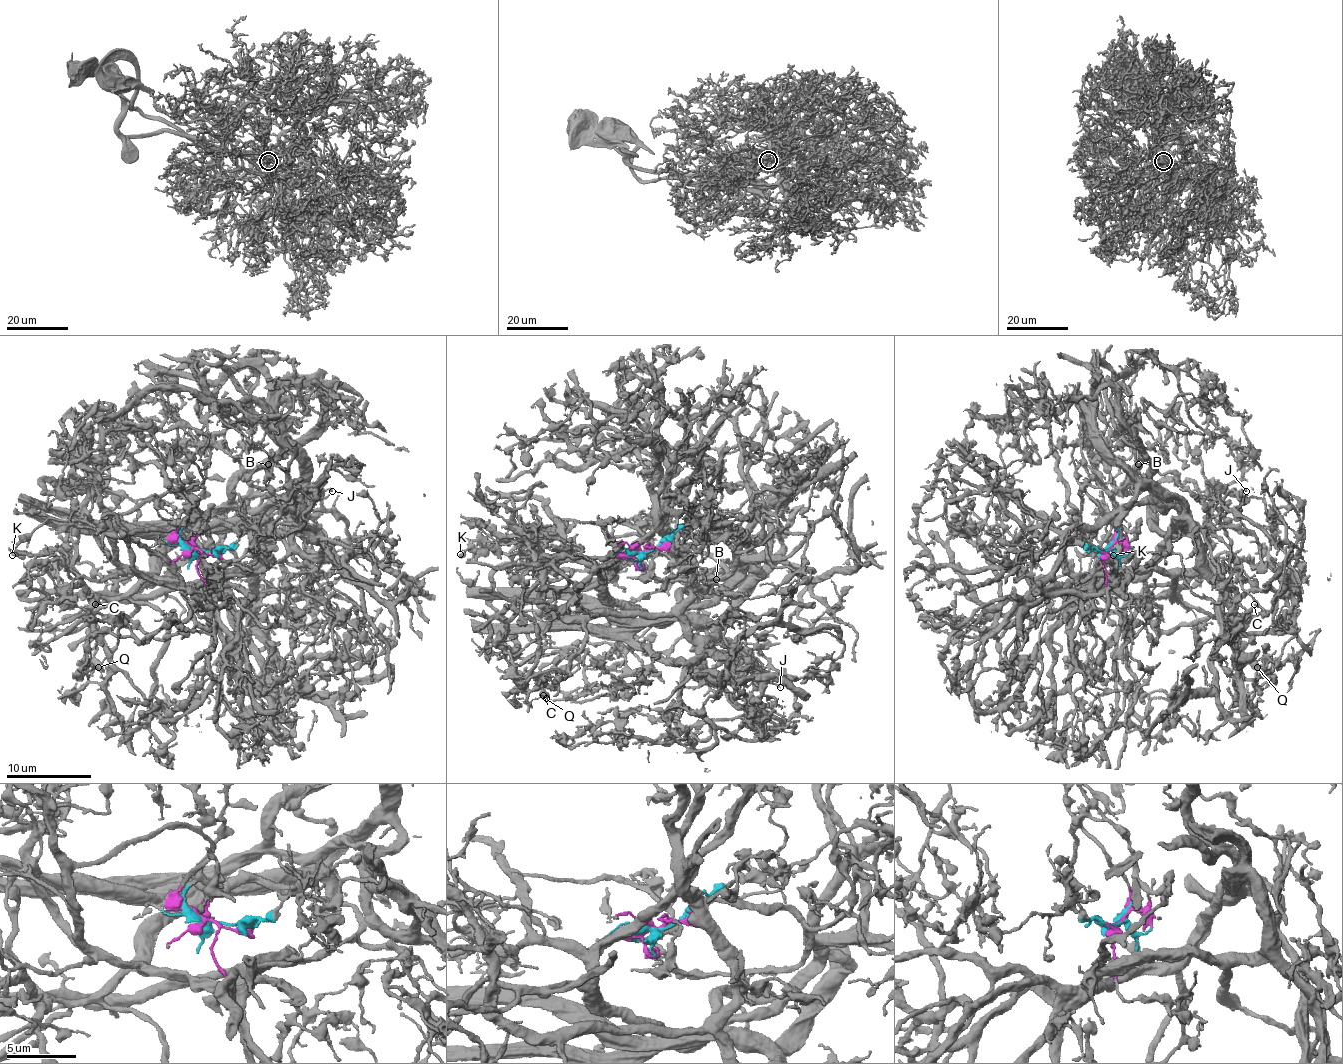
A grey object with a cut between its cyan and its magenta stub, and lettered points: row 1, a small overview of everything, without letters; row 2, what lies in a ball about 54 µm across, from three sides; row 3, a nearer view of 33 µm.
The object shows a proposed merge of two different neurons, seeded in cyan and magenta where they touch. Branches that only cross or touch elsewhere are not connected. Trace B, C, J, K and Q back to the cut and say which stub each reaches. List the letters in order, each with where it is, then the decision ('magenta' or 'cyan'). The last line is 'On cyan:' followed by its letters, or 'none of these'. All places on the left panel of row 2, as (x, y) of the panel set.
B: (268, 464) | magenta
C: (95, 604) | magenta
J: (332, 491) | magenta
K: (12, 555) | magenta
Q: (98, 667) | magenta
On cyan: none of these

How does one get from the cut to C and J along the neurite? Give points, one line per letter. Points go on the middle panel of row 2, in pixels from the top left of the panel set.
C: (651, 547), (559, 520), (600, 579), (514, 603), (542, 694)
J: (651, 547), (559, 520), (612, 598), (661, 620), (687, 592), (712, 645), (780, 688)

